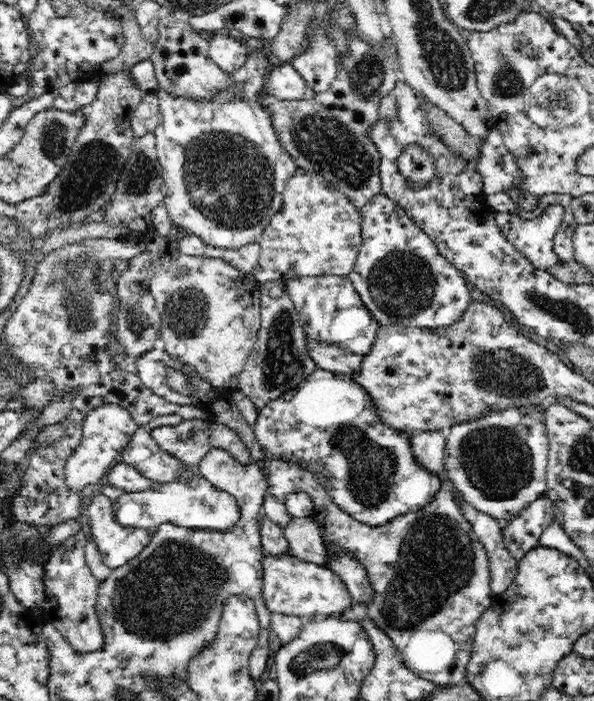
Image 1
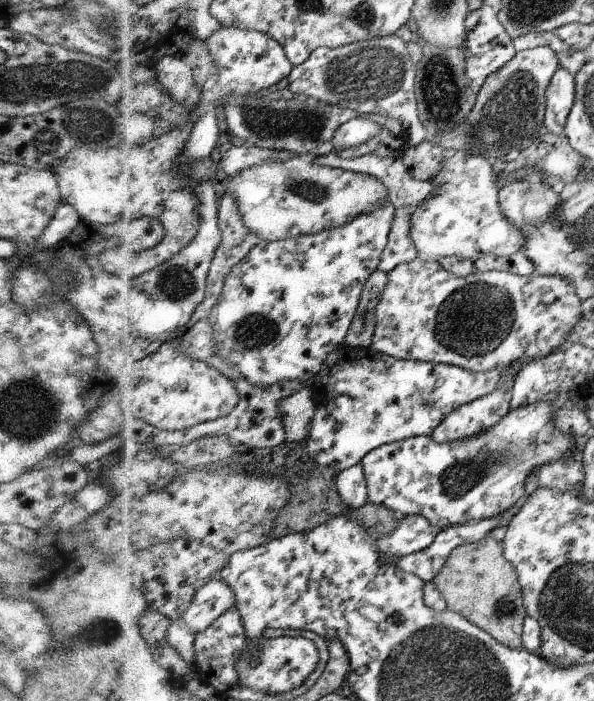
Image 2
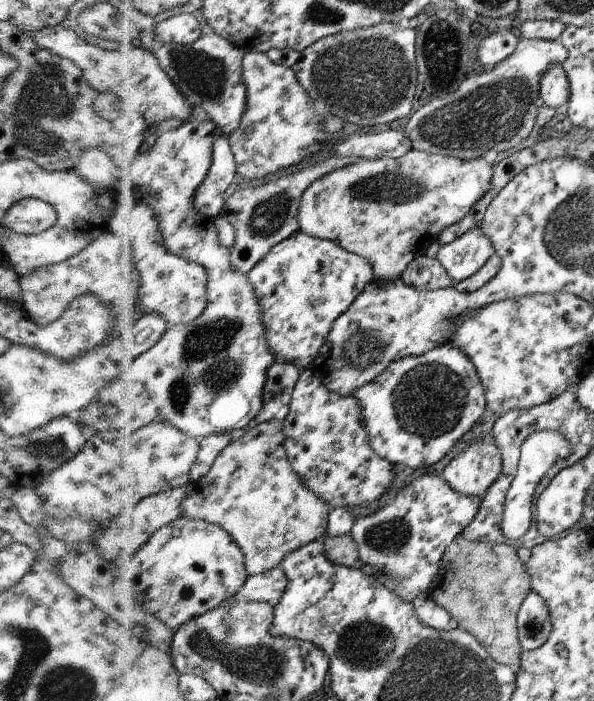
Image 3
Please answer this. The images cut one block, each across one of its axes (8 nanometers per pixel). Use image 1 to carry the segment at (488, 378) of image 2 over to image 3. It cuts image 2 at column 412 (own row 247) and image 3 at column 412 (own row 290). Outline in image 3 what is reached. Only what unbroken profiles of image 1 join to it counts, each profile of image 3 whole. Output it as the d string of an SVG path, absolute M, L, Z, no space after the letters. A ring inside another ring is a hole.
M443 344L419 356L408 356L392 362L383 373L368 385L362 386L353 396L361 401L369 442L376 455L393 464L405 464L415 470L439 463L449 448L479 420L486 399L483 398L483 389L476 367L464 350Z

